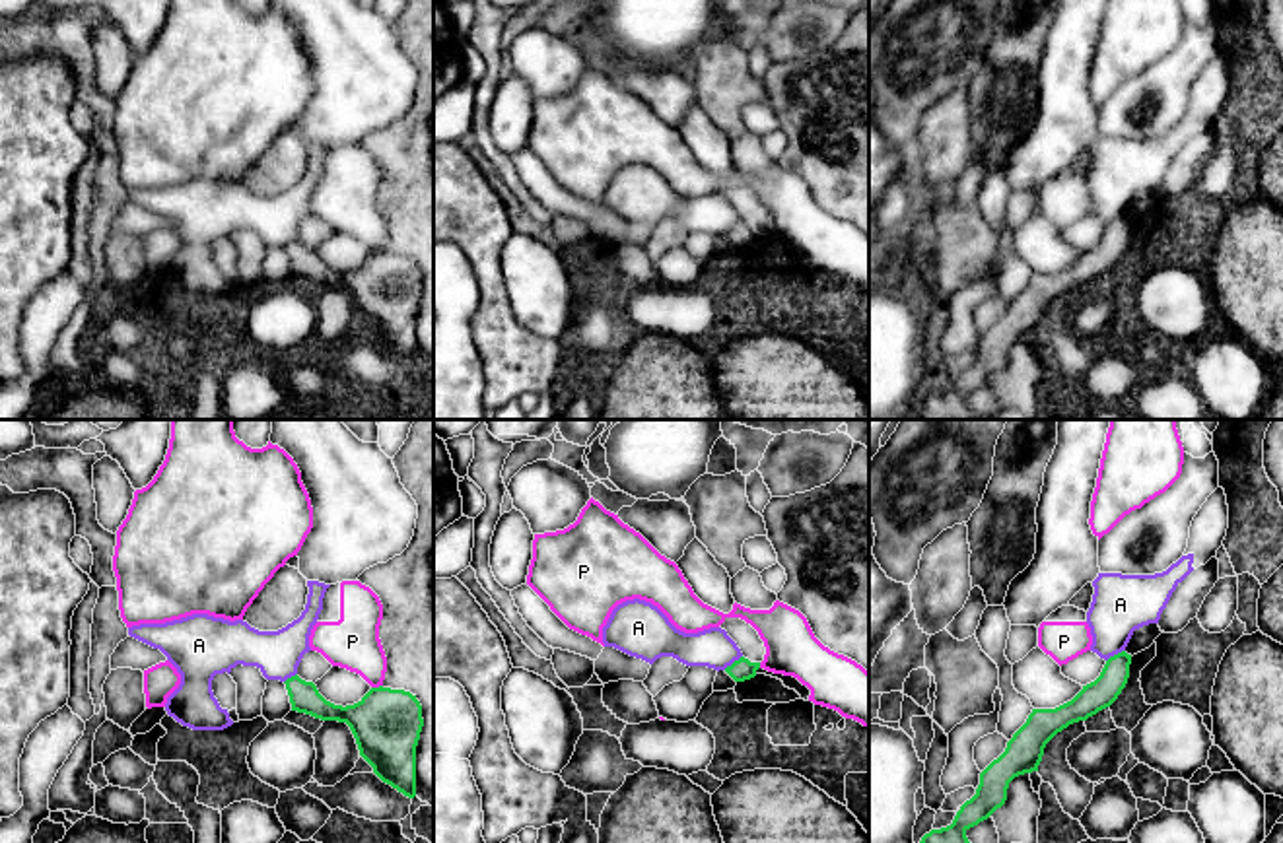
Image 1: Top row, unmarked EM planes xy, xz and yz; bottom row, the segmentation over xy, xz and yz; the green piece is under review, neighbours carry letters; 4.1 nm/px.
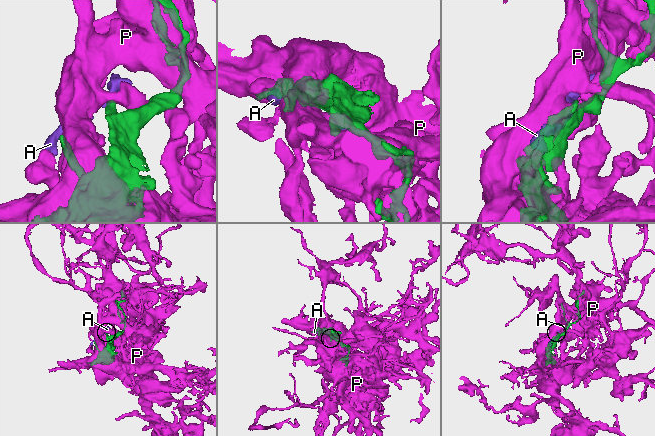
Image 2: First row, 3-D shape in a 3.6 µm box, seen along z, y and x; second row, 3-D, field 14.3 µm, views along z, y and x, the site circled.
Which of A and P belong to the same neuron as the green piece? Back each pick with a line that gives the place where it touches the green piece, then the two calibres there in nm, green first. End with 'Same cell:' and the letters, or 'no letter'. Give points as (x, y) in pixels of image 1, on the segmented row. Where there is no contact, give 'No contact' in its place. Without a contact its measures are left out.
Same cell: no letter

